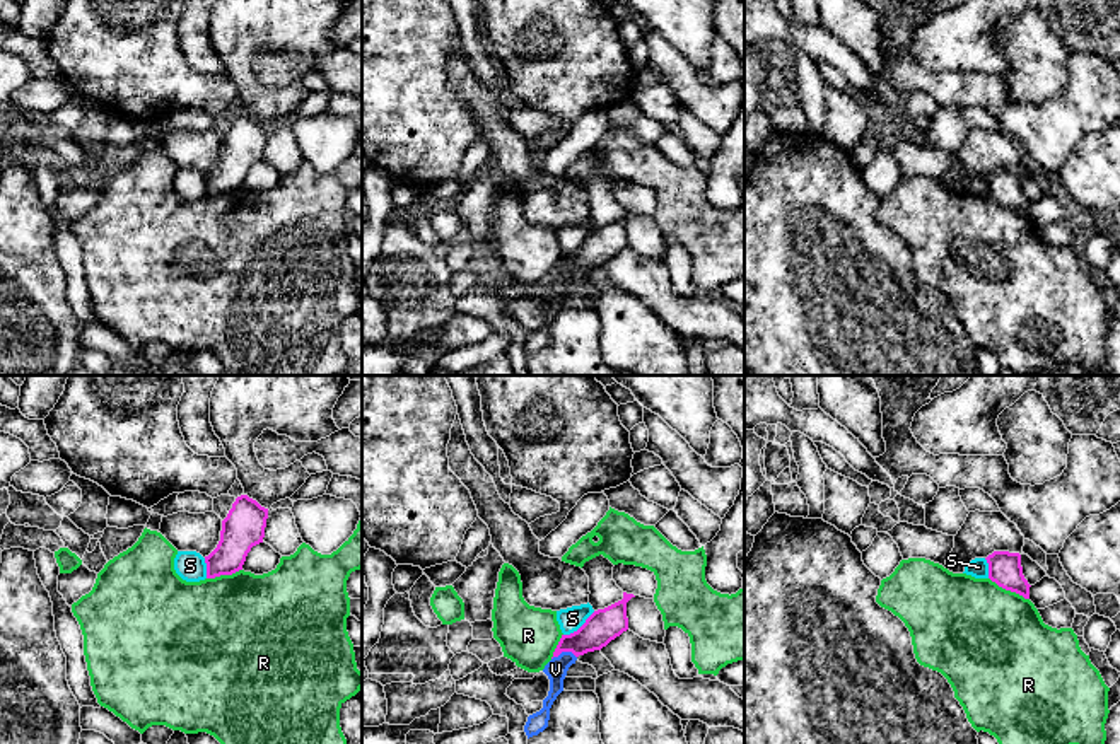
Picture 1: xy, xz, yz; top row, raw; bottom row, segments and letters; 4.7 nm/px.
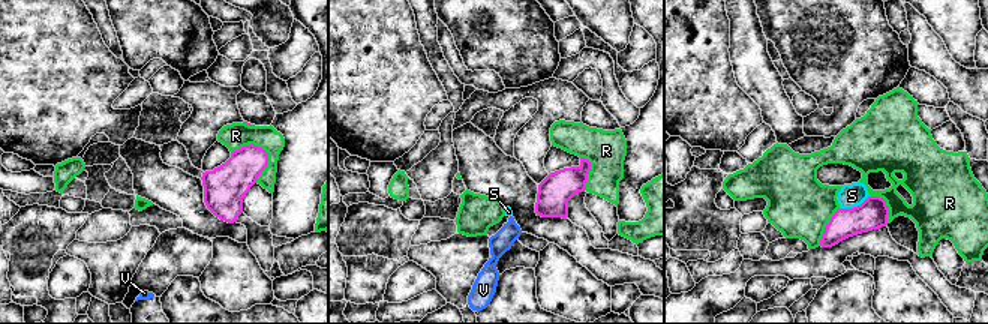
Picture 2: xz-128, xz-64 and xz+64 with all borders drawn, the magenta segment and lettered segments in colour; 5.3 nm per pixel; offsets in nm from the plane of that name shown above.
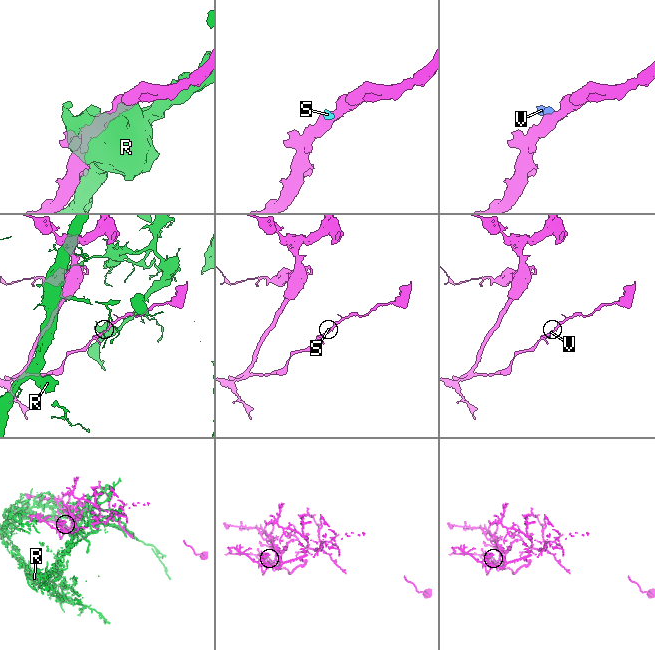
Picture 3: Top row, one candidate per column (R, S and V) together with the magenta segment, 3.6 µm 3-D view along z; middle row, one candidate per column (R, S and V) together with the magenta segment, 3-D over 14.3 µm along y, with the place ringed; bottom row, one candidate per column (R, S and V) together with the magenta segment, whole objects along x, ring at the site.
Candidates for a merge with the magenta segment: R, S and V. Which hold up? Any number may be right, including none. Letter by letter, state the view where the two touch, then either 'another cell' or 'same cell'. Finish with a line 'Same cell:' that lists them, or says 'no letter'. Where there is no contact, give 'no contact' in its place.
R: yz | another cell
S: xz | another cell
V: xz | another cell
Same cell: no letter

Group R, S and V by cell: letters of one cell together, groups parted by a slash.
R / S V

